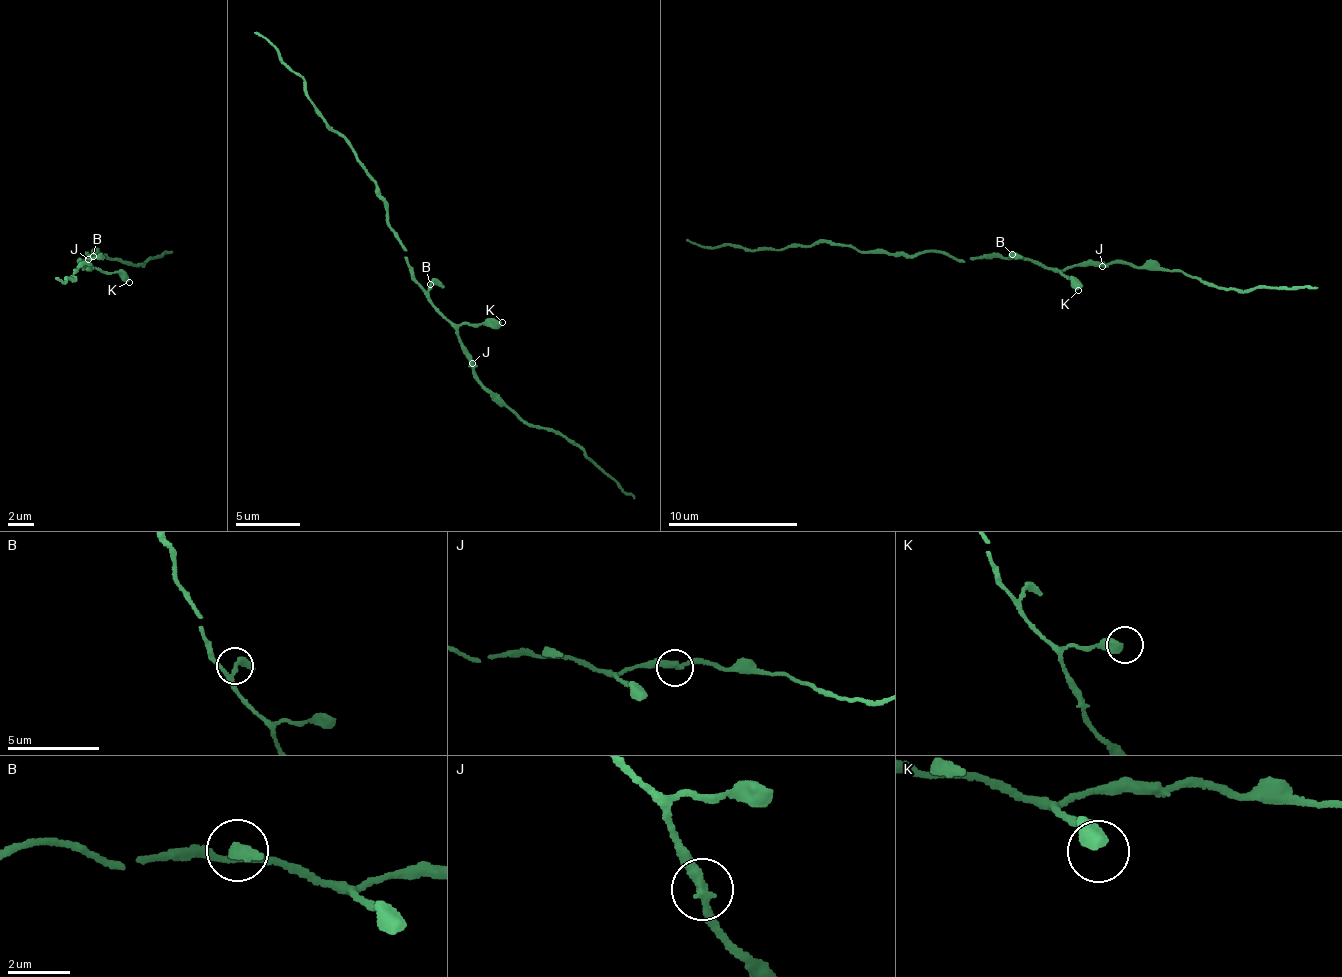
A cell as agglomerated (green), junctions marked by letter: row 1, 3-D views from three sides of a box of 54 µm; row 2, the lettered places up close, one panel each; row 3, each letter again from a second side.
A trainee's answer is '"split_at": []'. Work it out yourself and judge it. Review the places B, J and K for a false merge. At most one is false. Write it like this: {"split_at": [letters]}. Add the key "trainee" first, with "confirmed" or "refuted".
{"trainee": "confirmed", "split_at": []}

